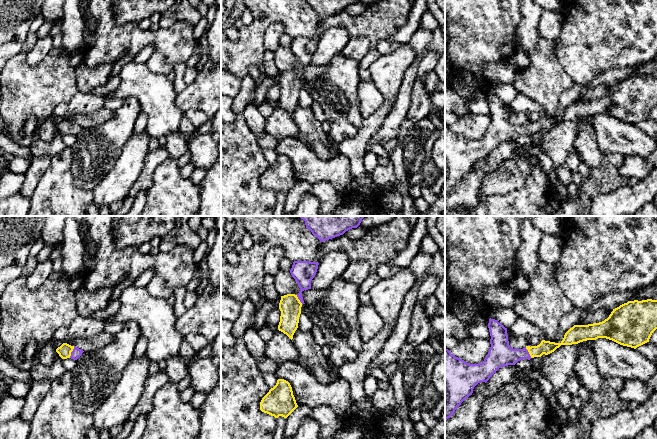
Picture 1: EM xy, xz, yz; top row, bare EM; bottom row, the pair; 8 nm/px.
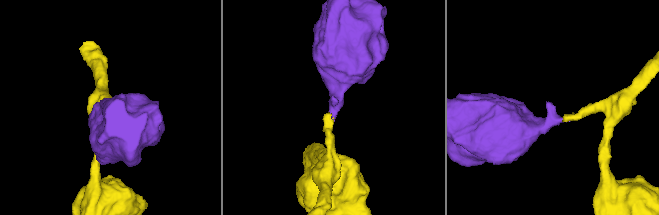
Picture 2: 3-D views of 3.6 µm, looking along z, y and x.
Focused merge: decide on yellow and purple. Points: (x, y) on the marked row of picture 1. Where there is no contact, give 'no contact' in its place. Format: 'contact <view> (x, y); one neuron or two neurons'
contact xy (71, 351); one neuron

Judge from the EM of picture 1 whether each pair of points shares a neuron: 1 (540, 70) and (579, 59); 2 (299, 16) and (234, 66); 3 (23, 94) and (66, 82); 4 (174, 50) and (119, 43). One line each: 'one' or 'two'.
1: two
2: one
3: one
4: one

